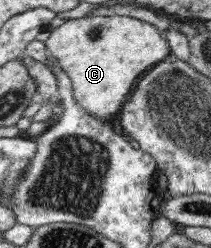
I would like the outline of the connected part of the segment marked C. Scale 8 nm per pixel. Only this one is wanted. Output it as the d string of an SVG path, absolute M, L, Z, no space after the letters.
M129 16L67 19L44 43L47 53L69 75L75 102L107 125L119 116L140 78L157 63L171 59L163 34L145 21Z

